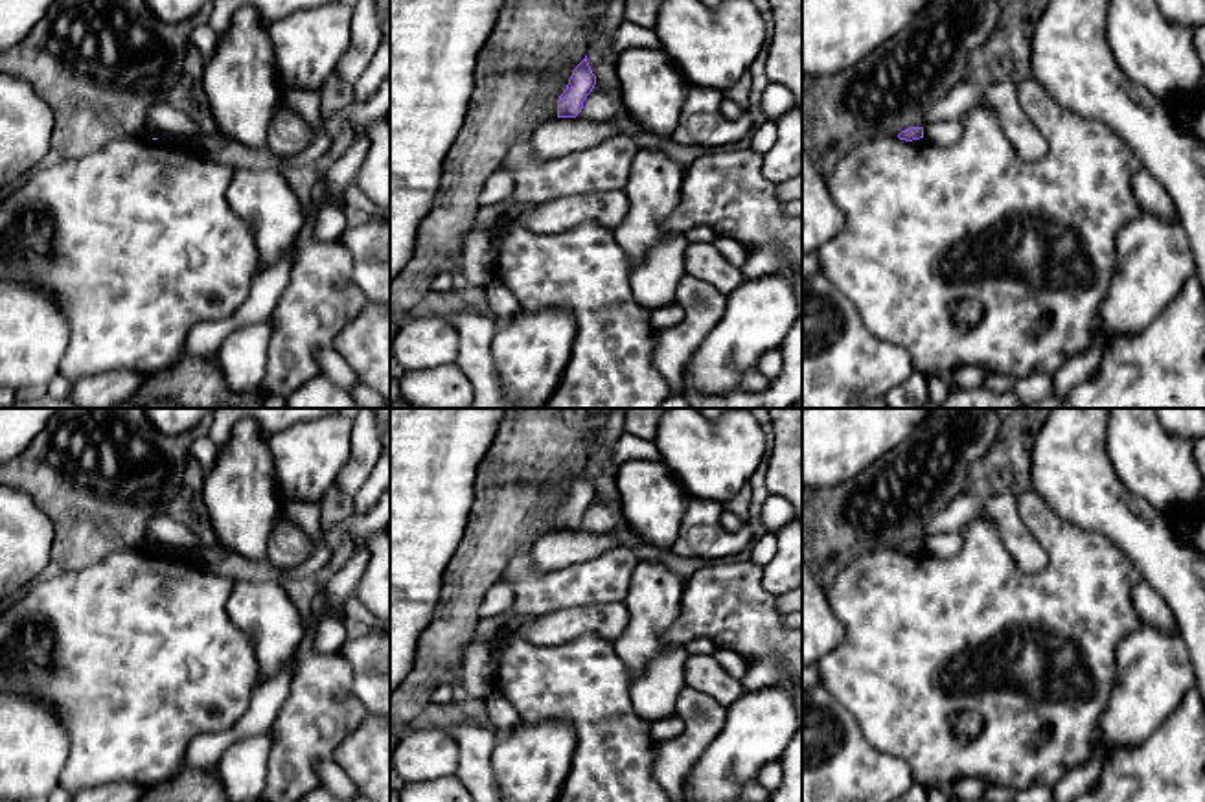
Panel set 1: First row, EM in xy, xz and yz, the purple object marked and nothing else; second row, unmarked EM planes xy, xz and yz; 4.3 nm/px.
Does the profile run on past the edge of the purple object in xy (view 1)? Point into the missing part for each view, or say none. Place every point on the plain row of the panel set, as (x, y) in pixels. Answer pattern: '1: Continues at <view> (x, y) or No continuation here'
1: No continuation here

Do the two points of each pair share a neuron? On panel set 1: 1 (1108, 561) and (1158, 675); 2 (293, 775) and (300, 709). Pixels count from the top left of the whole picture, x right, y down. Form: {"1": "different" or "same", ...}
{"1": "different", "2": "same"}

